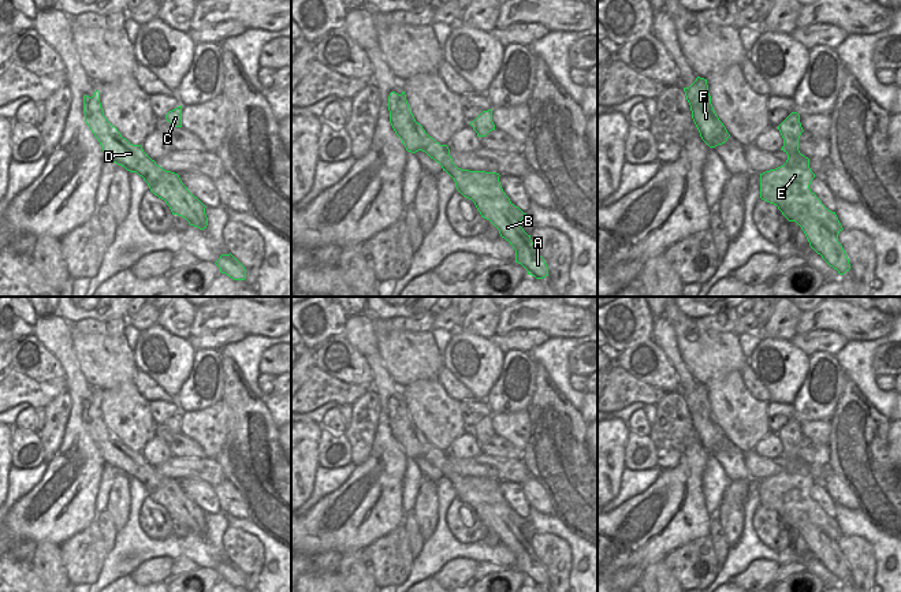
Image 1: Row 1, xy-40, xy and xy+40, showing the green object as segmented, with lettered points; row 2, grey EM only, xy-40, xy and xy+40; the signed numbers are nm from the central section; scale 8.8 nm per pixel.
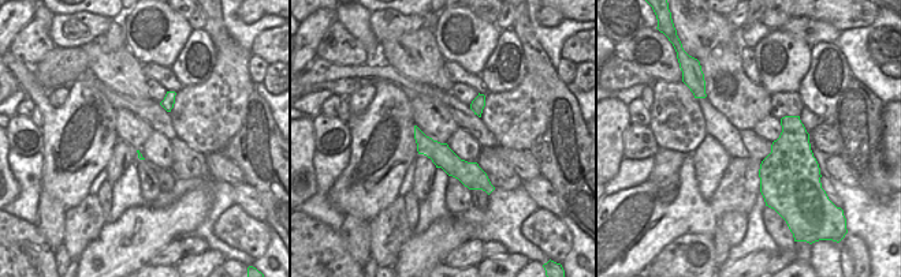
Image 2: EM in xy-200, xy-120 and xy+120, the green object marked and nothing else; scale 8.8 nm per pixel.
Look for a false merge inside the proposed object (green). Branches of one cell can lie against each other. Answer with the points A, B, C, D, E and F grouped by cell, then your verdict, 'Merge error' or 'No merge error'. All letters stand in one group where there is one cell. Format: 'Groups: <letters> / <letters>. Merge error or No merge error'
Groups: A B D F / C E. Merge error

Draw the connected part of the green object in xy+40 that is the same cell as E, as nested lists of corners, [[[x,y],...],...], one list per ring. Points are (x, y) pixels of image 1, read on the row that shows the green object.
[[[792,112],[778,130],[783,138],[783,150],[788,160],[783,165],[760,174],[760,198],[774,204],[789,221],[801,215],[811,215],[829,231],[838,235],[844,228],[835,215],[811,191],[809,185],[815,174],[809,168],[809,159],[800,153],[798,138],[804,131],[800,115]]]

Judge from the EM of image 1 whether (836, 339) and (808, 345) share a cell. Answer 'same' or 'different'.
same

